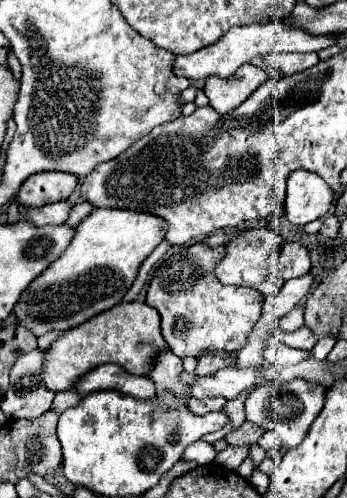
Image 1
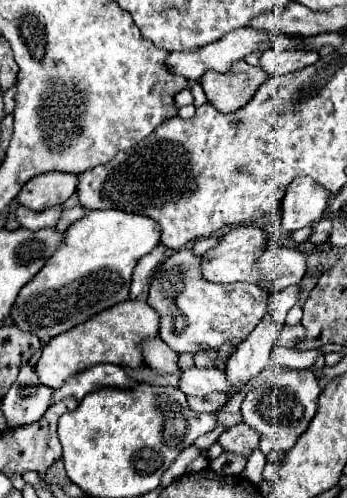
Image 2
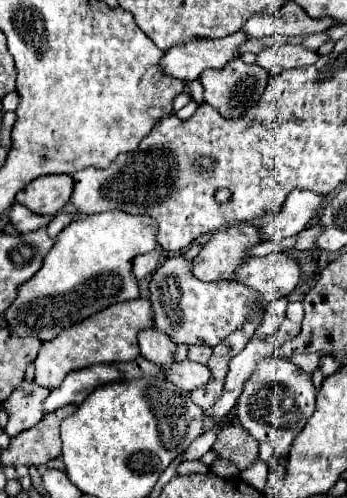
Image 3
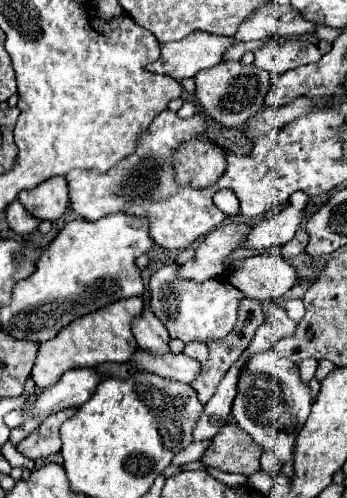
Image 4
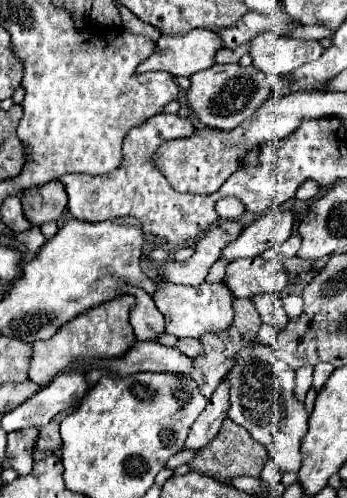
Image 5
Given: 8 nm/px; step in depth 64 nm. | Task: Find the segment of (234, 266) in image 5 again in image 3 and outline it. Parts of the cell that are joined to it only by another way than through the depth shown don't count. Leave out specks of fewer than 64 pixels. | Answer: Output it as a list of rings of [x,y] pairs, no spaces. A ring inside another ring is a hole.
[[[274,252],[262,258],[248,258],[236,270],[236,282],[258,292],[264,306],[290,294],[300,280],[298,260],[286,256],[284,252]]]

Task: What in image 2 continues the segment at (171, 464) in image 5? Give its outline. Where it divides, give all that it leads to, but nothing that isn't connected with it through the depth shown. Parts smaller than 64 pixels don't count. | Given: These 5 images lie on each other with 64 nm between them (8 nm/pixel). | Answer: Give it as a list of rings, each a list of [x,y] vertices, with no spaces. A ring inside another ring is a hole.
[[[212,430],[212,432],[208,432],[208,434],[204,434],[204,436],[200,436],[200,438],[196,438],[196,442],[194,442],[194,446],[198,448],[198,450],[208,450],[216,440],[218,440],[218,432],[216,430]]]

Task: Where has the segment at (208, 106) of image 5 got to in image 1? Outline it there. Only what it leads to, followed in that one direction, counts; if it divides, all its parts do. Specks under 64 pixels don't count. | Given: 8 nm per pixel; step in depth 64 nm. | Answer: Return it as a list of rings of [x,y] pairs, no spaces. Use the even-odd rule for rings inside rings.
[[[244,64],[236,70],[230,78],[208,76],[204,84],[204,94],[210,98],[210,106],[220,112],[228,114],[238,108],[248,96],[266,80],[266,72],[252,64]]]

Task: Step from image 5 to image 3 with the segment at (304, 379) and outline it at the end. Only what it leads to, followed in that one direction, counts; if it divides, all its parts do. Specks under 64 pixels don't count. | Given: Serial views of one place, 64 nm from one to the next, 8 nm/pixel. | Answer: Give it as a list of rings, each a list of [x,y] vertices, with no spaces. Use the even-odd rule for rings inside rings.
[[[300,354],[300,356],[292,356],[294,364],[304,370],[304,372],[314,372],[318,368],[318,362],[320,362],[320,356],[318,354]]]

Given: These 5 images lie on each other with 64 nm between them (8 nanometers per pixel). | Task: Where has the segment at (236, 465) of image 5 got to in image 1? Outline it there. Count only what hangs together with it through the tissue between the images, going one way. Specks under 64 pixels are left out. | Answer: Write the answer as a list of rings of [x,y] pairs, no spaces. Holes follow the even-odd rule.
[[[244,422],[240,428],[232,430],[232,432],[226,436],[226,442],[228,442],[230,446],[246,446],[246,448],[250,448],[252,444],[256,444],[256,442],[260,440],[260,436],[262,436],[260,428],[256,428],[254,424]]]

